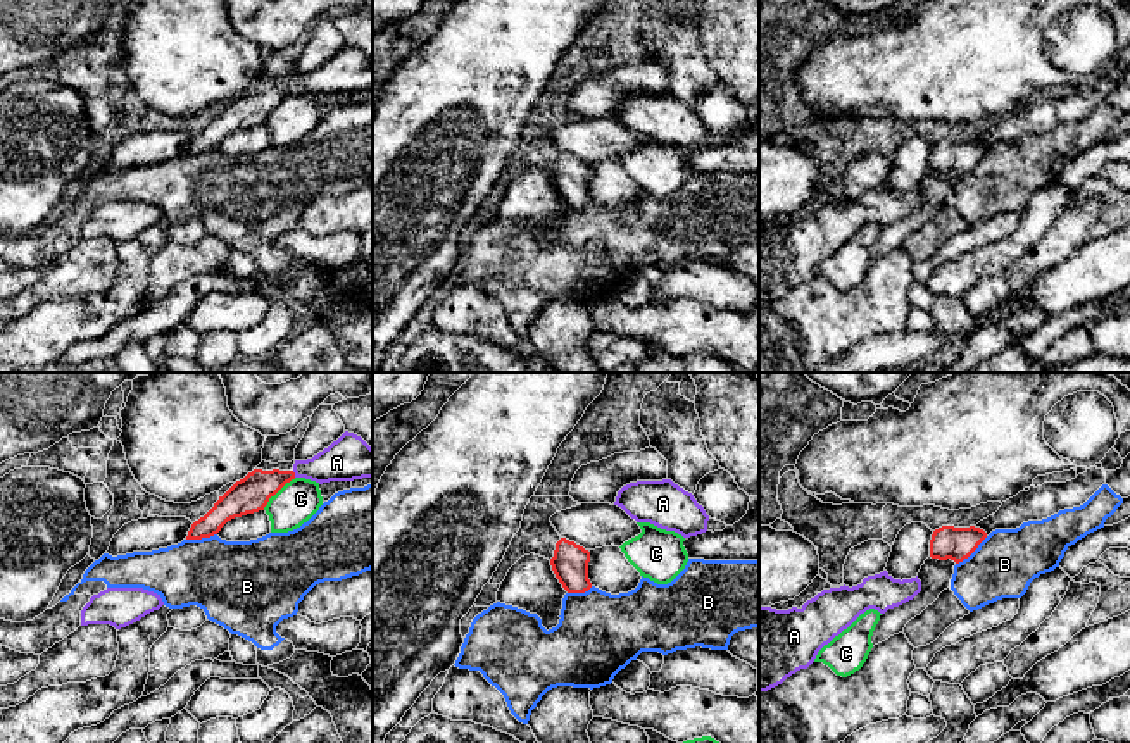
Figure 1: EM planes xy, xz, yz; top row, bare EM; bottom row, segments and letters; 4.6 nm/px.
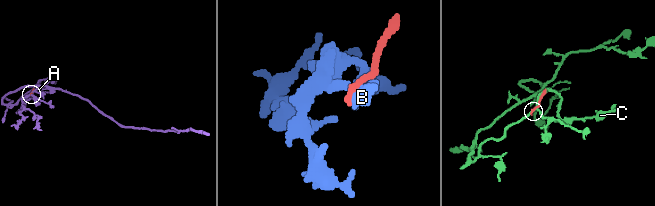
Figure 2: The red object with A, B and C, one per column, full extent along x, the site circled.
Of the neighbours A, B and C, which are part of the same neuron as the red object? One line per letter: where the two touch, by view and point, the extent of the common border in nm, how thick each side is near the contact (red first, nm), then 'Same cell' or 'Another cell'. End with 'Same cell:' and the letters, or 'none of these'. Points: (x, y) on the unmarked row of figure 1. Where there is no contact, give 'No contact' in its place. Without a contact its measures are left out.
A: Touches red at xy (294, 88). Shared border 40 nm. Thickness 170 nm (red) against 190 nm. Another cell
B: Touches red at yz (972, 166). Shared border 200 nm. Thickness 160 nm (red) against 300 nm. Another cell
C: Touches red at xy (276, 106). Shared border 220 nm. Thickness 170 nm (red) against 190 nm. Another cell
Same cell: none of these

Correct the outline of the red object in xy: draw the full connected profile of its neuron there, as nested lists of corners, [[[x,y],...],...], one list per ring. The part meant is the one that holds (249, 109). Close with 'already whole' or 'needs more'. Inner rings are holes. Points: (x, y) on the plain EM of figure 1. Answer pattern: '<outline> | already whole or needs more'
[[[254,83],[219,110],[204,131],[191,138],[186,153],[210,152],[217,148],[228,134],[264,124],[269,112],[292,93],[295,93],[293,84]]] | already whole

